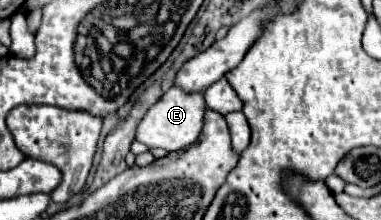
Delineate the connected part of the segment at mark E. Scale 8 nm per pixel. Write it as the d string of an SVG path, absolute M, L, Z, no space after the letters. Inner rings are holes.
M174 86L142 118L138 132L136 132L136 140L150 148L164 148L168 152L184 150L198 140L202 126L204 126L204 112L206 112L204 92L190 94L190 92L184 92L182 88Z

